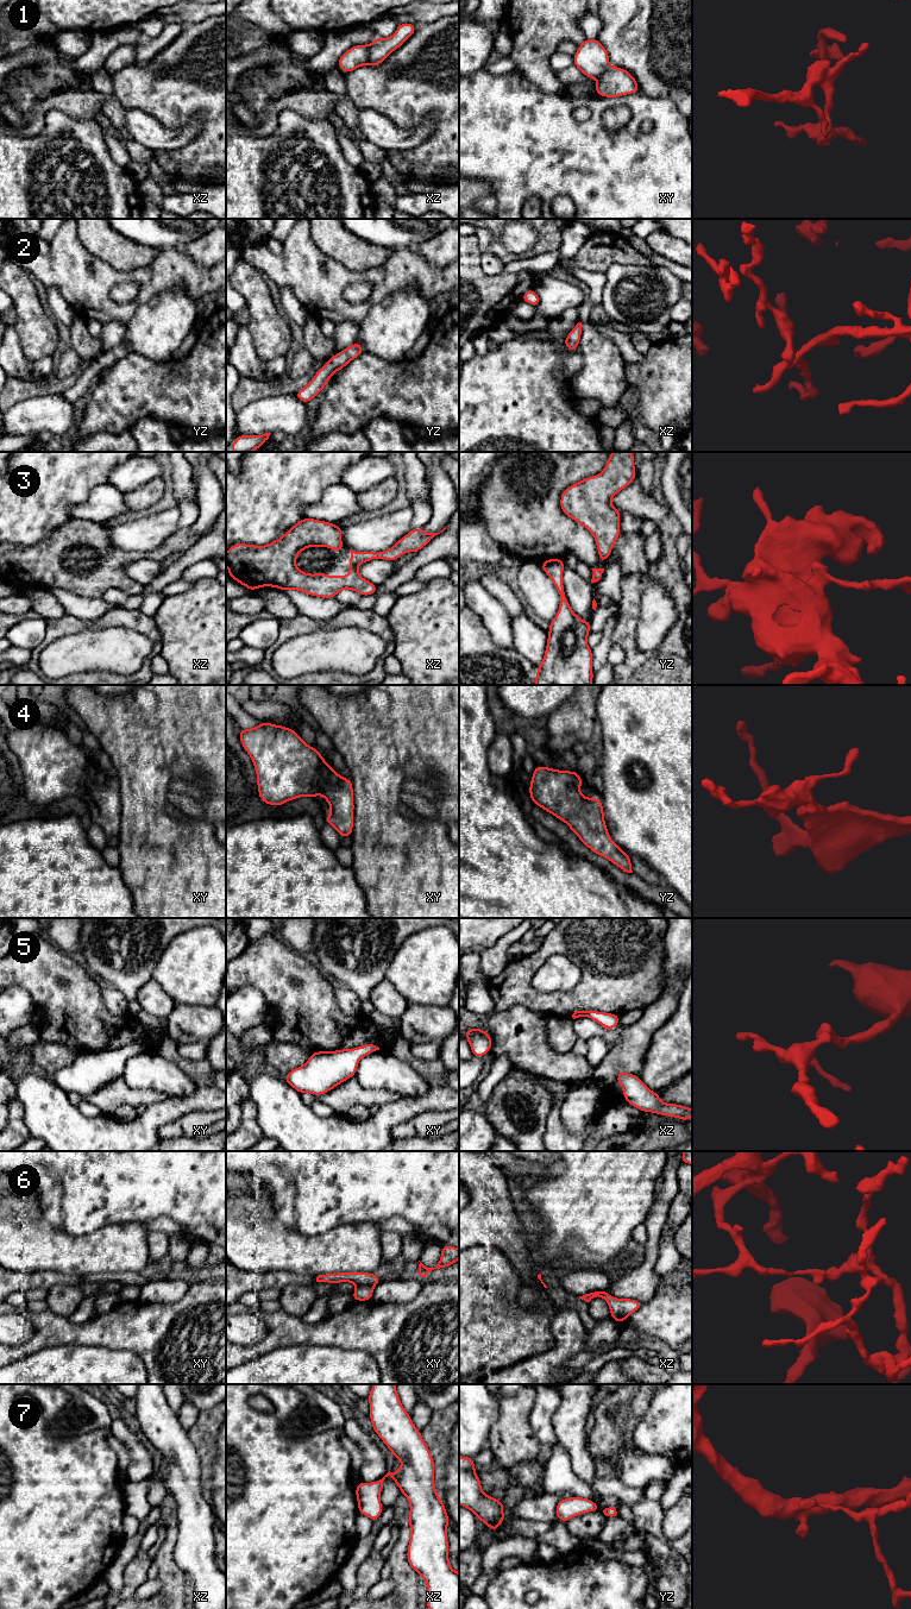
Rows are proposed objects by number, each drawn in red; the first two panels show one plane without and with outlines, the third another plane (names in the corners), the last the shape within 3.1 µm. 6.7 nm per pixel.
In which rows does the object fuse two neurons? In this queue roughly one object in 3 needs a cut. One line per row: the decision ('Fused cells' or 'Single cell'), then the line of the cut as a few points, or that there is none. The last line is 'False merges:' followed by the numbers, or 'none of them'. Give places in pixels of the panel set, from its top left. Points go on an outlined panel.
1: Fused cells. Split along xz (370, 45), (365, 63)
2: Single cell. No split
3: Single cell. No split
4: Single cell. No split
5: Single cell. No split
6: Fused cells. Split along xy (374, 1286), (358, 1287)
7: Single cell. No split
False merges: 1, 6

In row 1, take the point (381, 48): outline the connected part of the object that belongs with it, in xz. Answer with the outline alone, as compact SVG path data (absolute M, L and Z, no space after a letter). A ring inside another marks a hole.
M410 23L397 25L396 32L388 38L376 37L370 44L367 63L378 67L391 52L406 43L416 31L416 26Z

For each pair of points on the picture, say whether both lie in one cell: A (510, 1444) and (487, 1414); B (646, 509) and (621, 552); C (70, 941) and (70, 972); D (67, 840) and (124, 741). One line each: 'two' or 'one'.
A: two
B: two
C: two
D: two

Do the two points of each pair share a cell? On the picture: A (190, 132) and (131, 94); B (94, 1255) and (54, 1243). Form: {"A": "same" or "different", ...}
{"A": "different", "B": "same"}

